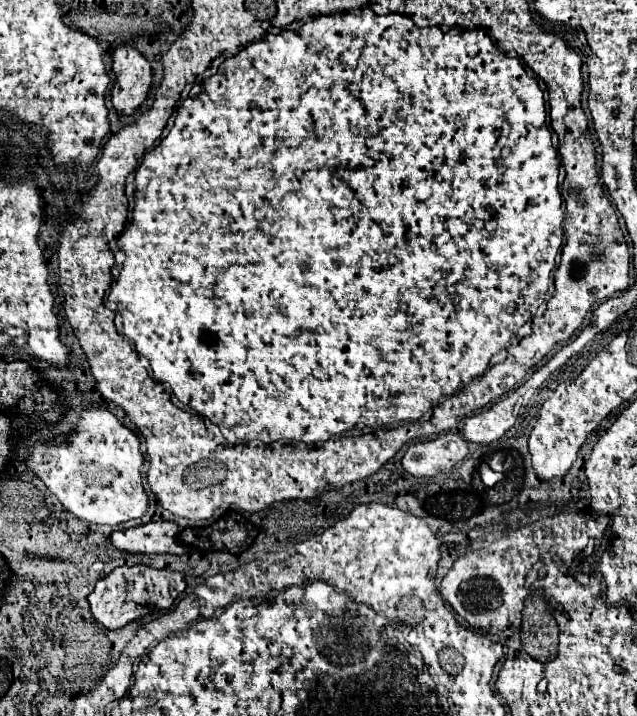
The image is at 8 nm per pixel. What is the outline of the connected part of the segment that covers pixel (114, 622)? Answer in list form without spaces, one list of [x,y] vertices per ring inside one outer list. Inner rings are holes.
[[[144,564],[118,566],[108,576],[96,582],[94,590],[88,594],[88,602],[90,602],[90,612],[94,620],[110,630],[116,630],[136,618],[150,614],[152,610],[170,608],[184,588],[186,588],[186,582],[180,572],[156,570]]]

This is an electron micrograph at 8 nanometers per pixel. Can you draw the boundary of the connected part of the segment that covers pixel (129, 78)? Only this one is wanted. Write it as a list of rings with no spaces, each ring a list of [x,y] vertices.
[[[120,44],[112,50],[112,72],[116,84],[112,88],[112,106],[118,114],[132,114],[148,94],[152,84],[150,62],[130,44]]]

